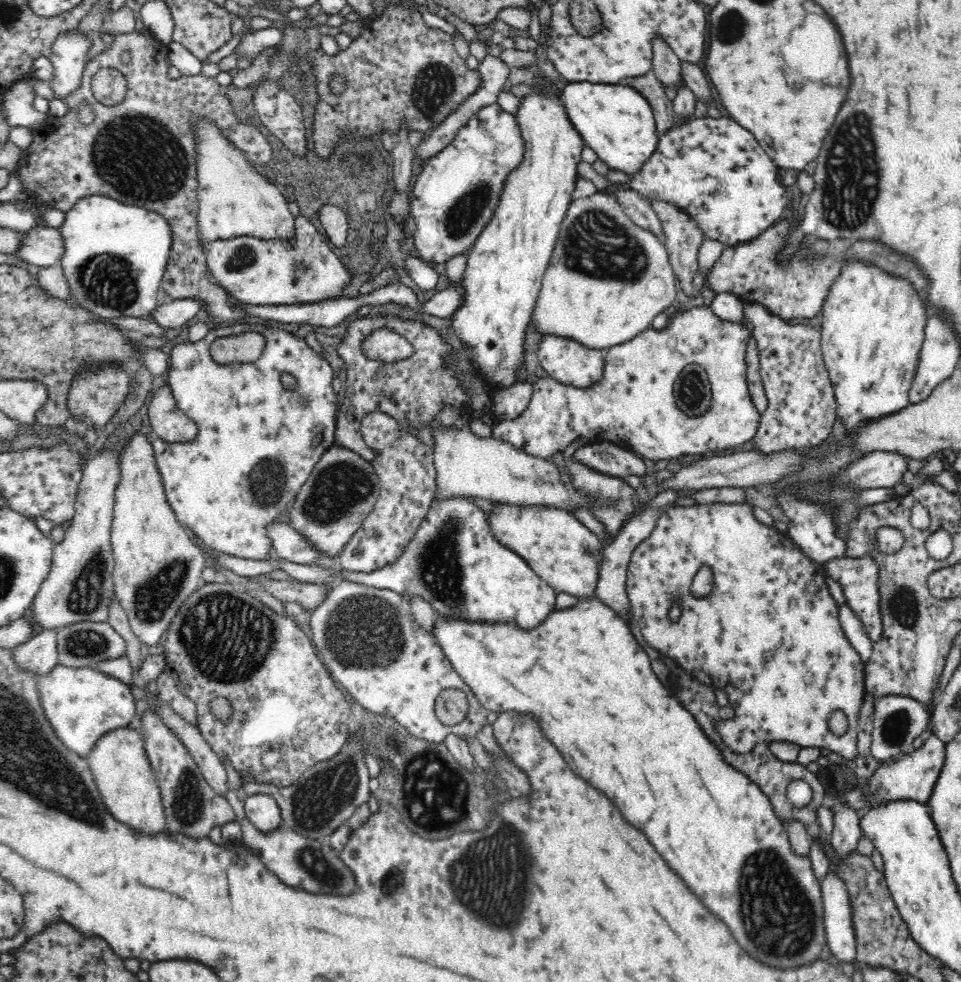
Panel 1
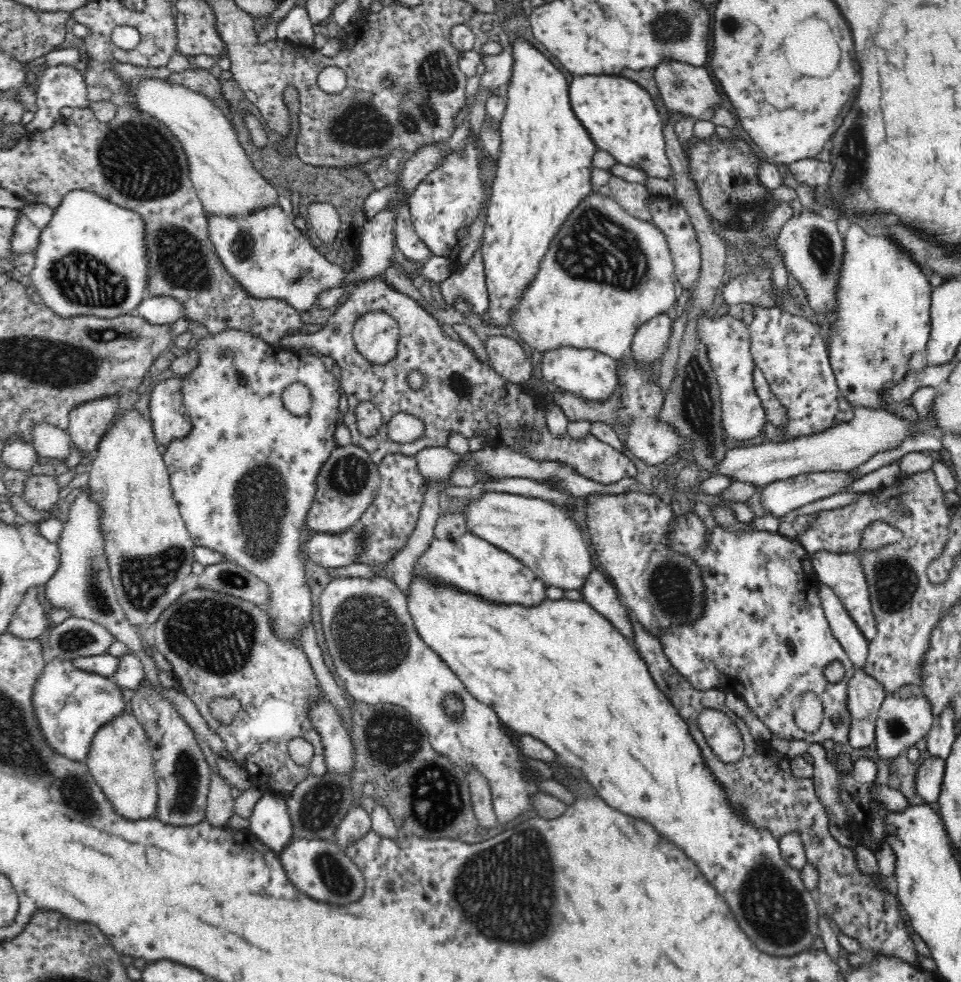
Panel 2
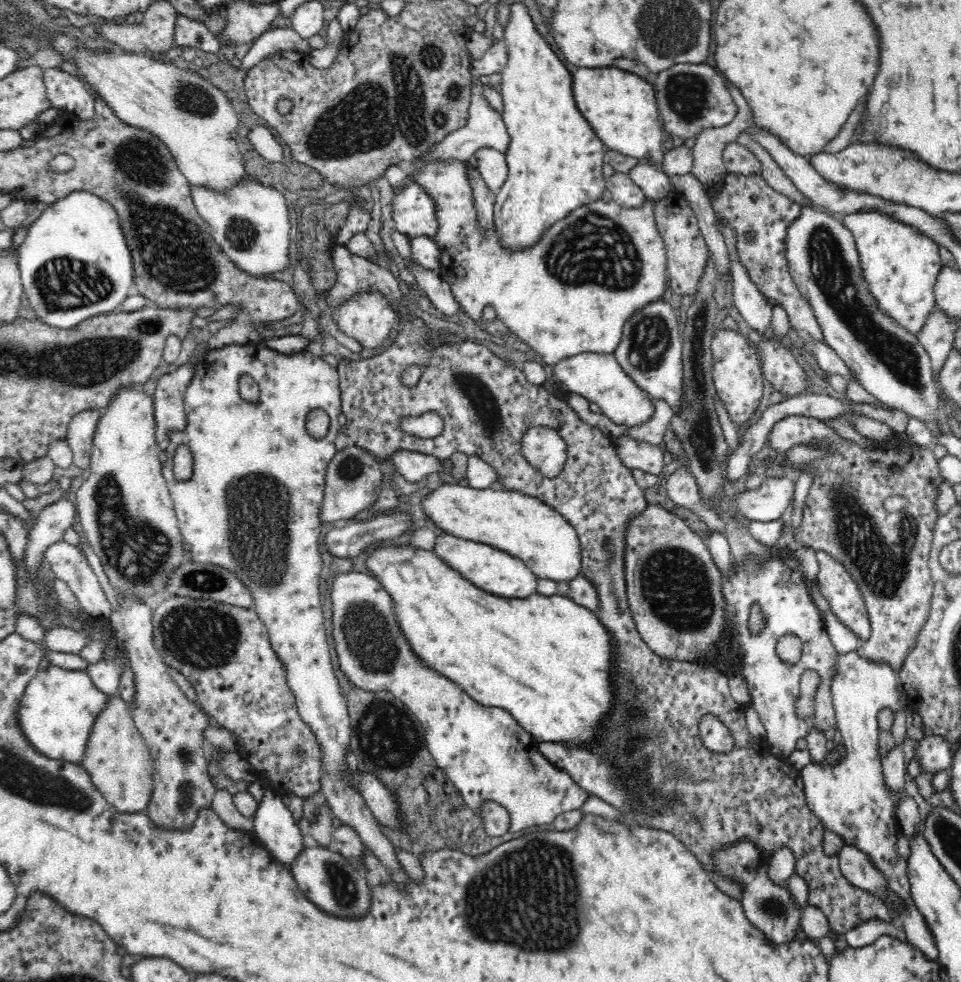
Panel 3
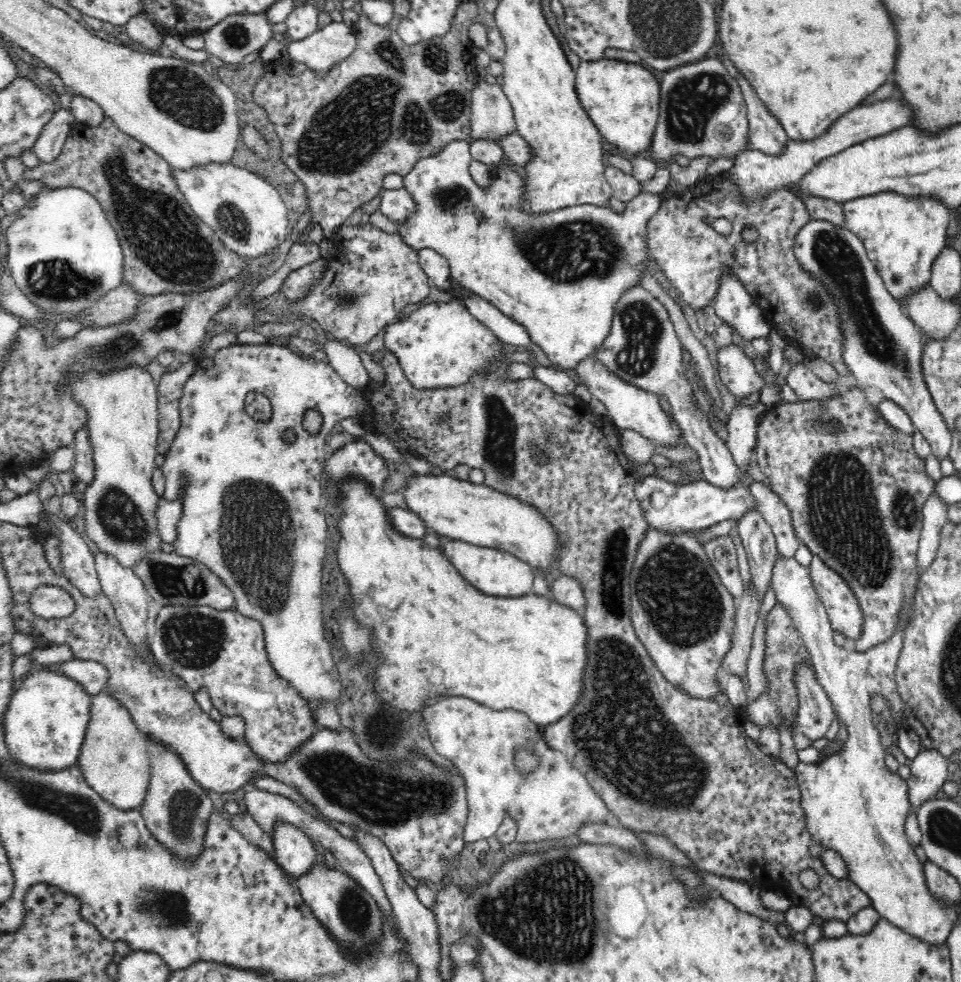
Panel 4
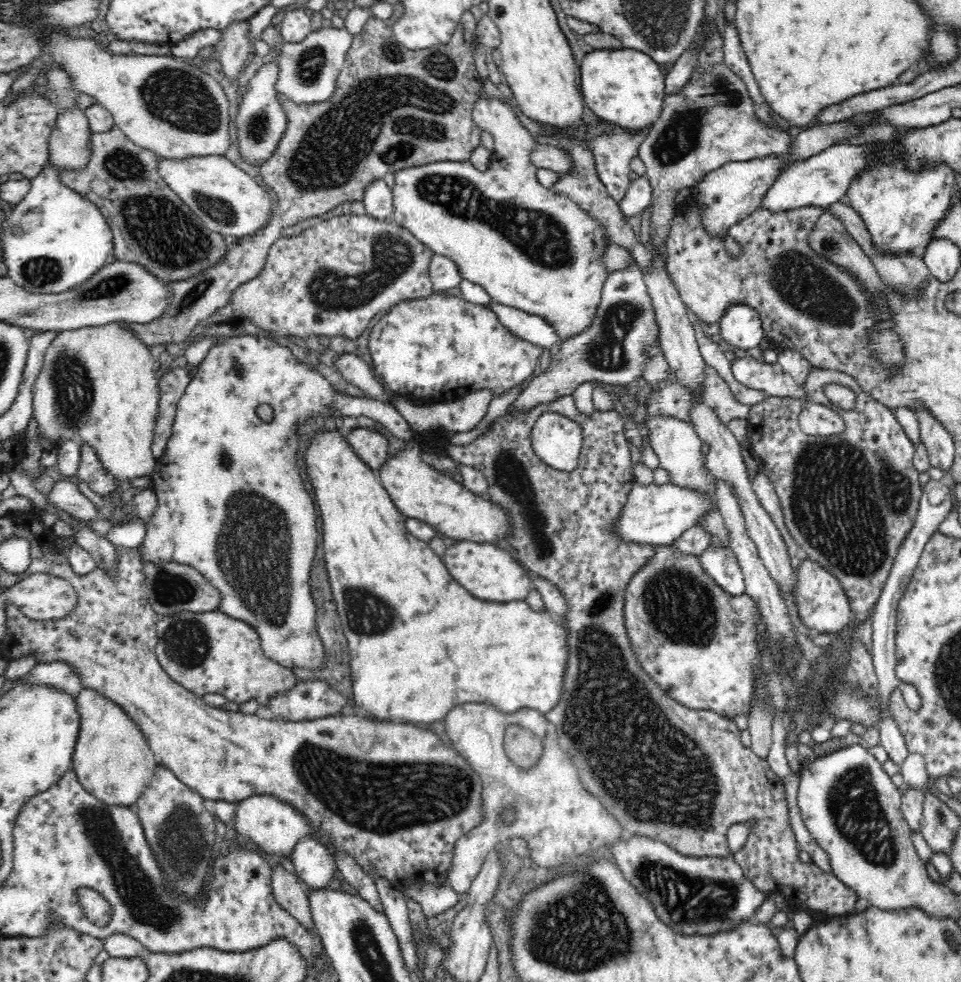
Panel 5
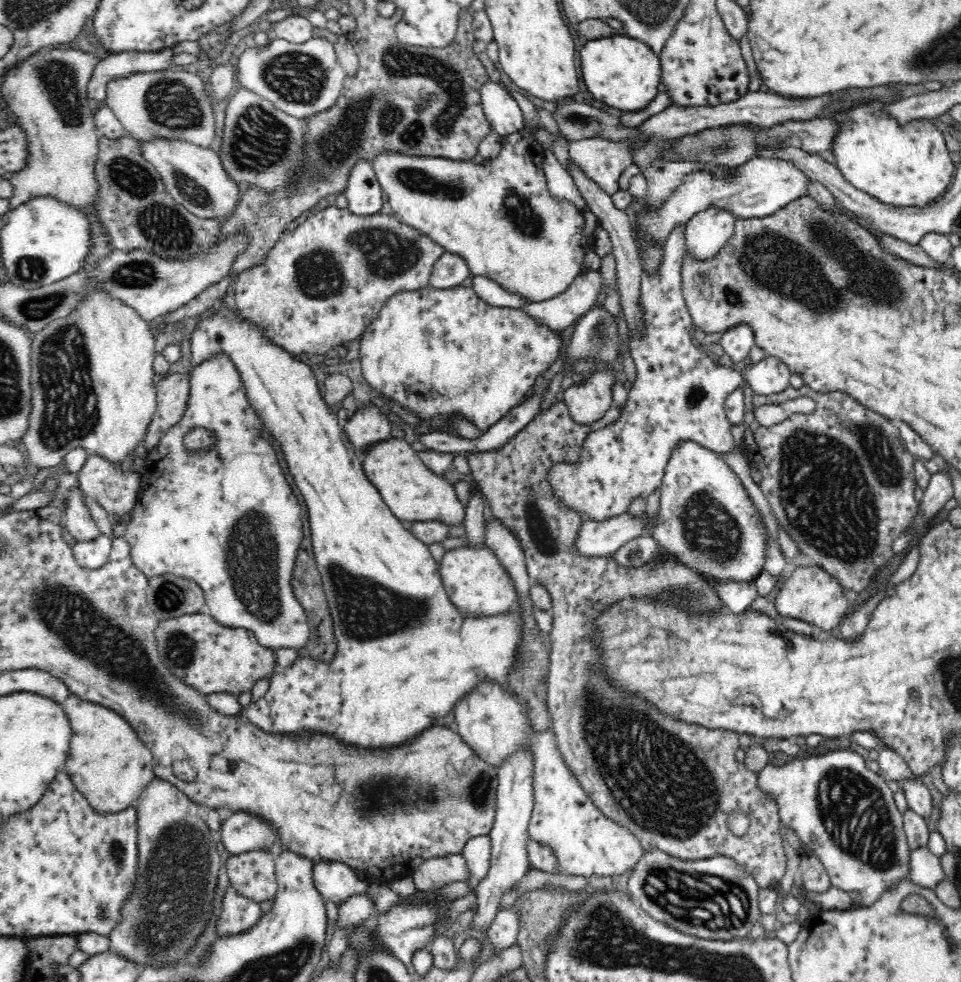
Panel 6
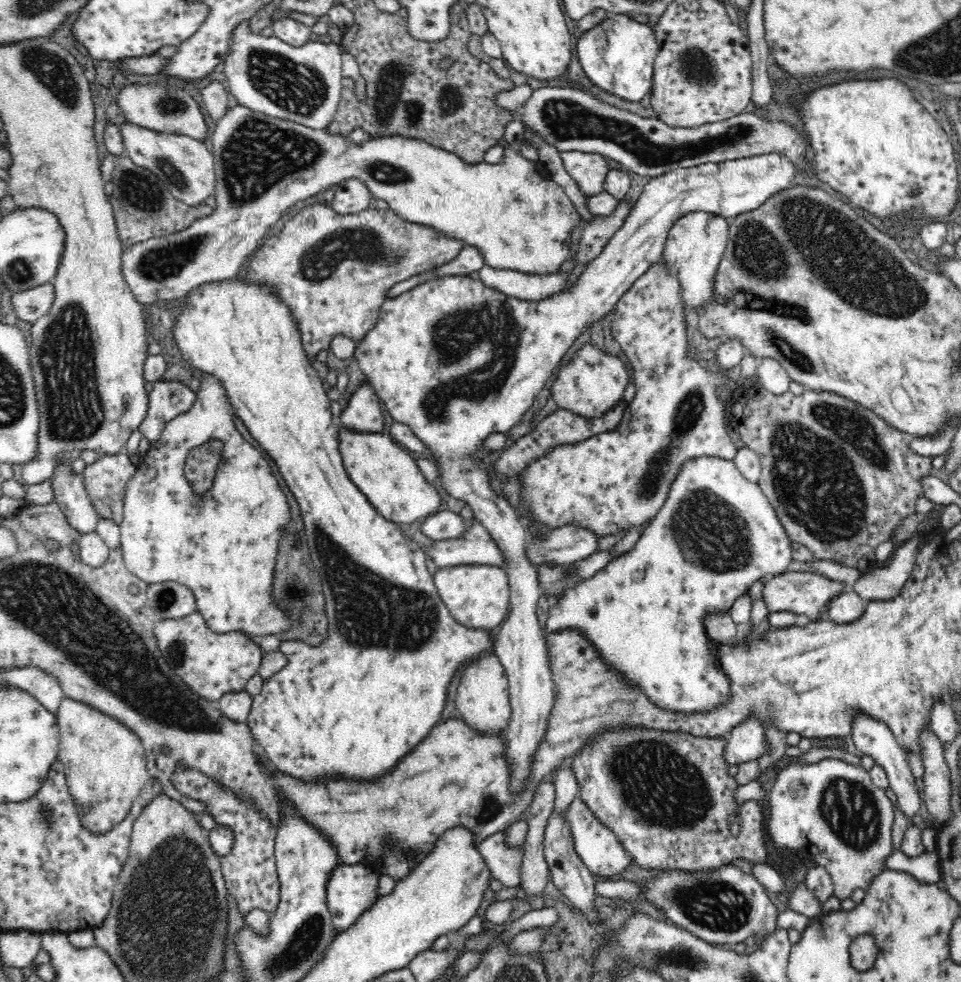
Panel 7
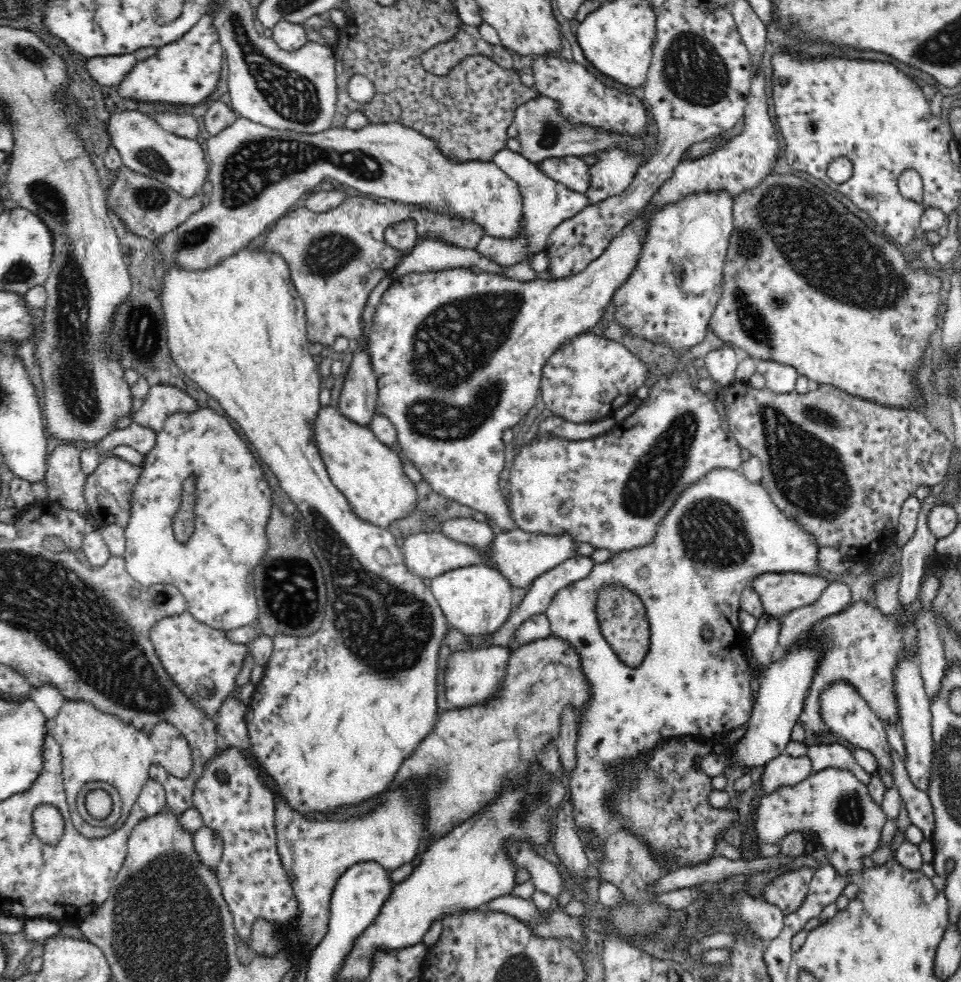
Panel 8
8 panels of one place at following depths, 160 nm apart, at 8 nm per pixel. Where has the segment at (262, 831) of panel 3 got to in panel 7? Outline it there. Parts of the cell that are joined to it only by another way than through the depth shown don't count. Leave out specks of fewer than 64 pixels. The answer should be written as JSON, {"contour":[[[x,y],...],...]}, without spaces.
{"contour":[[[363,863],[340,864],[332,871],[326,892],[335,935],[346,932],[377,901],[380,875],[378,869]]]}

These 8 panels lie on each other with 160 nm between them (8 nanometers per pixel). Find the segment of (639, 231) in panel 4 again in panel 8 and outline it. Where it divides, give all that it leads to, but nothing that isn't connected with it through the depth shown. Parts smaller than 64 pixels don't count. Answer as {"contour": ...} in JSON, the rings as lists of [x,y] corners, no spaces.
{"contour":[[[240,117],[216,136],[208,138],[206,155],[210,158],[210,201],[198,213],[192,214],[188,222],[157,241],[159,246],[155,249],[154,261],[159,271],[166,269],[174,260],[192,271],[218,265],[226,256],[236,254],[254,239],[264,236],[266,228],[272,227],[290,212],[290,207],[304,194],[328,180],[352,186],[366,196],[389,198],[416,208],[430,208],[434,213],[440,211],[462,221],[474,221],[490,237],[512,239],[521,230],[523,201],[518,184],[493,161],[470,159],[463,163],[452,162],[442,155],[432,139],[398,122],[369,122],[359,130],[331,126],[322,133],[304,134],[270,129]]]}

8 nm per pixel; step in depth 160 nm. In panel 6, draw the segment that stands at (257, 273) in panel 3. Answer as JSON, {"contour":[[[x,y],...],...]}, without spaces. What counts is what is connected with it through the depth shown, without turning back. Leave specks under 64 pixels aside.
{"contour":[[[176,138],[138,140],[140,155],[160,173],[168,194],[174,201],[200,218],[214,218],[235,211],[238,203],[238,185],[228,177],[218,154],[193,142]]]}

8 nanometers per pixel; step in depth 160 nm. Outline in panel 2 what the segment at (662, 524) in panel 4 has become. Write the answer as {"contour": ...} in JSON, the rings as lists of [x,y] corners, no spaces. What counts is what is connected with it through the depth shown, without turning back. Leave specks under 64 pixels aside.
{"contour":[[[847,471],[817,472],[792,476],[791,478],[764,484],[764,486],[760,487],[759,505],[763,510],[768,512],[768,516],[774,516],[779,519],[777,532],[780,535],[793,539],[798,533],[793,529],[791,522],[787,522],[784,519],[786,514],[796,508],[800,508],[800,506],[804,506],[804,504],[810,504],[810,502],[814,502],[818,498],[832,496],[832,494],[840,492],[844,486],[848,486],[850,482],[854,482],[854,478],[850,478]]]}

